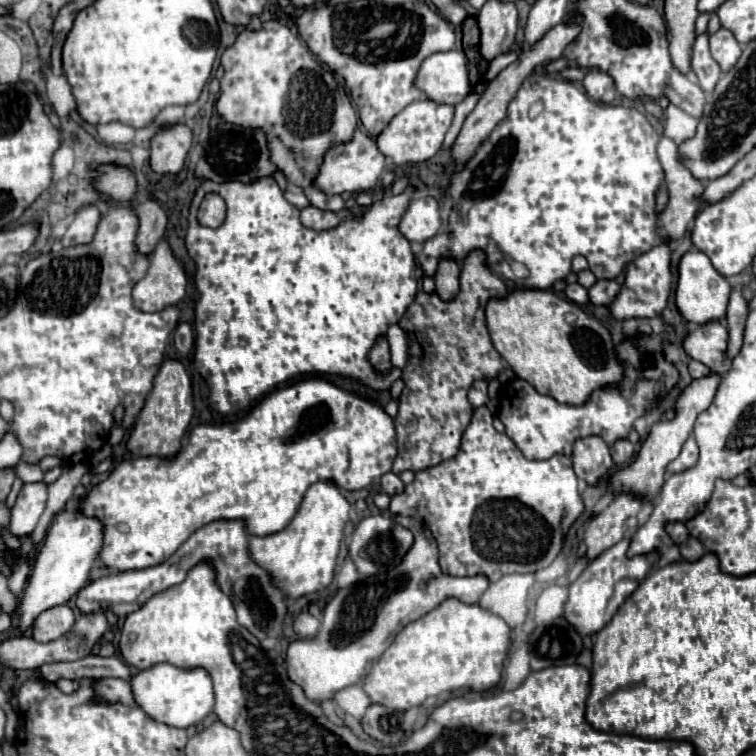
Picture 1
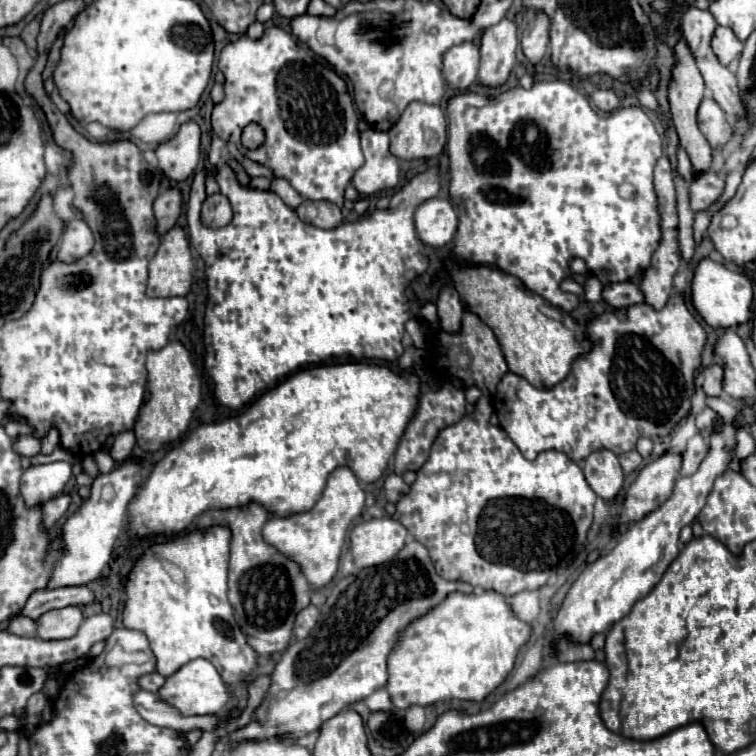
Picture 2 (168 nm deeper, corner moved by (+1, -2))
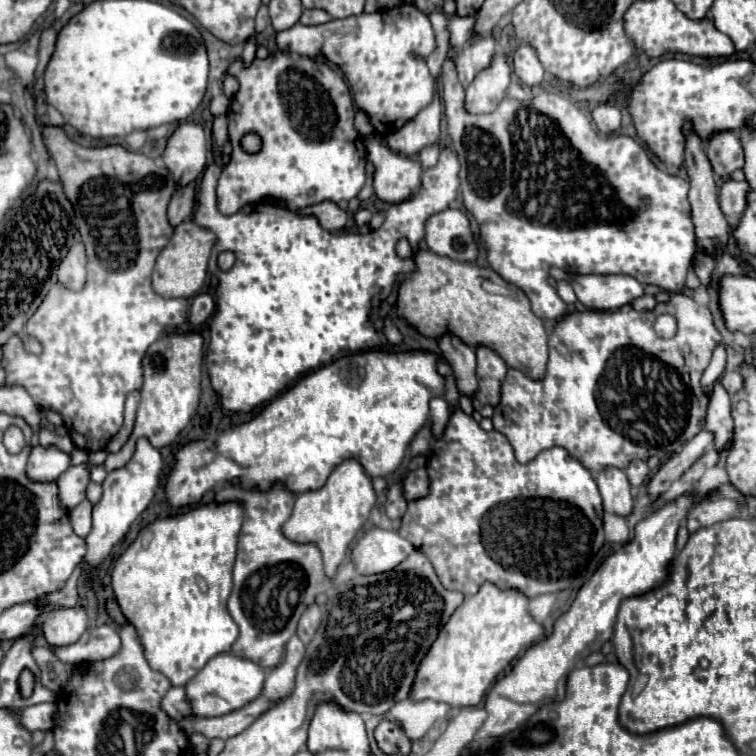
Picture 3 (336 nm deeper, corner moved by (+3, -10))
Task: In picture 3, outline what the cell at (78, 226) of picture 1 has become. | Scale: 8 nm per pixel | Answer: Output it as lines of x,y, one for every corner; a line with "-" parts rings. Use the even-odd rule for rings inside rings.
81,242
73,244
67,256
57,268
57,280
69,290
81,290
85,286
85,246

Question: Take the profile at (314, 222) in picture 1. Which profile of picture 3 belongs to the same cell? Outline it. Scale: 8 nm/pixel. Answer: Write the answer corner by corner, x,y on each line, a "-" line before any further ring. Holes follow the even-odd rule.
321,202
321,204
315,204
315,206
303,208
301,214
315,216
319,220
319,224
329,232
341,230
345,226
345,222
347,222
347,212
341,210
335,202

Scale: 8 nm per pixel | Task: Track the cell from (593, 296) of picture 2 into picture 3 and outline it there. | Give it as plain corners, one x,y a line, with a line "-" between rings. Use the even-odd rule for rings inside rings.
579,274
571,278
571,286
577,298
591,310
617,310
645,294
645,286
627,274

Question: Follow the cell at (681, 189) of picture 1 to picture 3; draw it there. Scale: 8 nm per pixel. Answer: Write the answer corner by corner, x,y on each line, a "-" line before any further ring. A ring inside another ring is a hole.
727,180
721,190
719,190
719,206
723,208
725,216
733,216
739,218
745,208
747,208
747,194
749,194
749,182
735,182
735,180

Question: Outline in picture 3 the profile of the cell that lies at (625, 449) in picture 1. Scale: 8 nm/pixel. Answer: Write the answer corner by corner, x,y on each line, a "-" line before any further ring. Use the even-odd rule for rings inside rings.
633,460
625,472
627,472
627,478
633,486
641,486
649,474
649,466
643,460

